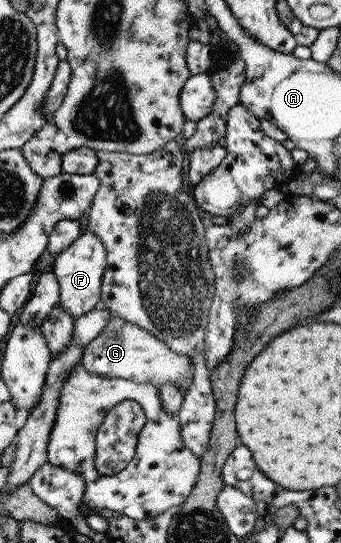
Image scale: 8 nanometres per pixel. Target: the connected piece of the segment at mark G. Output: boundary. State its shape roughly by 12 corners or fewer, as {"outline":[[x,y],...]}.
{"outline":[[109,312],[89,373],[189,390],[191,358]]}

